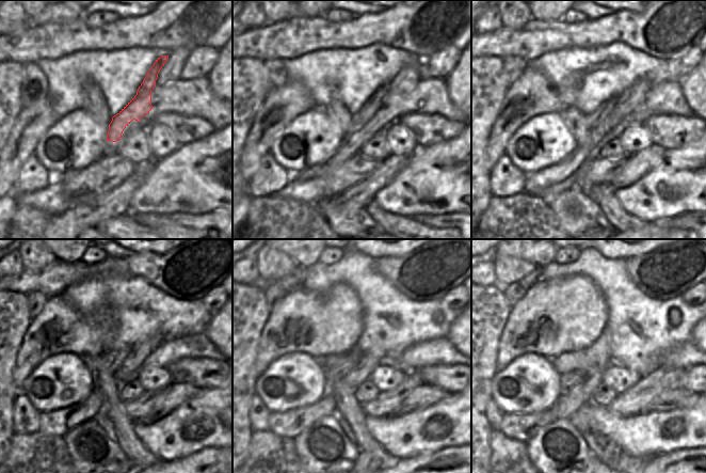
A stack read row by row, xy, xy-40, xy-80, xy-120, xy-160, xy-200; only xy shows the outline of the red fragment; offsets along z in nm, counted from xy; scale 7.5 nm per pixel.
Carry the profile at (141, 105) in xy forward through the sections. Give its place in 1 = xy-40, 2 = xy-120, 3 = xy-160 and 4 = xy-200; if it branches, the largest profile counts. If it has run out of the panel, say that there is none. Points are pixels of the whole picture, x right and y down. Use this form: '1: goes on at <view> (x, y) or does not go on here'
1: goes on at xy-40 (375, 104)
2: goes on at xy-120 (111, 360)
3: goes on at xy-160 (337, 373)
4: goes on at xy-200 (568, 380)

